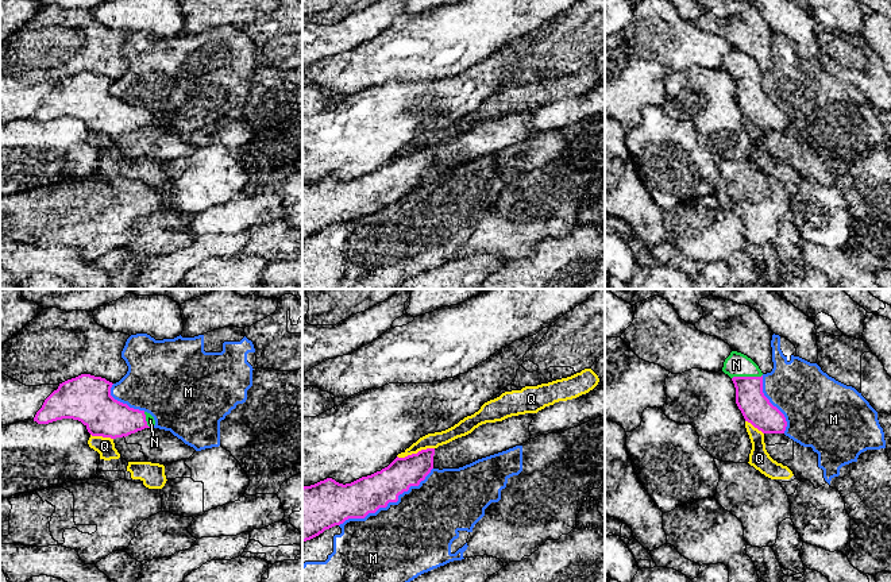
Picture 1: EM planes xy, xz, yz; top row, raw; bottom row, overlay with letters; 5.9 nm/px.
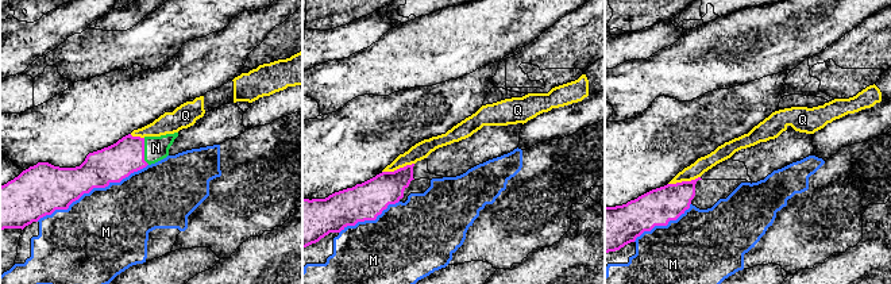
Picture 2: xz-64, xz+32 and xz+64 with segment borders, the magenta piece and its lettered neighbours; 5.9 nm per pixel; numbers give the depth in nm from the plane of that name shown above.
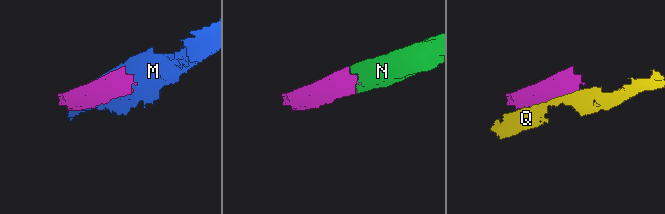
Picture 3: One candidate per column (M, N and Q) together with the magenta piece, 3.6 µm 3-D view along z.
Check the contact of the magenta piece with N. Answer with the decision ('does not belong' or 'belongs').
belongs

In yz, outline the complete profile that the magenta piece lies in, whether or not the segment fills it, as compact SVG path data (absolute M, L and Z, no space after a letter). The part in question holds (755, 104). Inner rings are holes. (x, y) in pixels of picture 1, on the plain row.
M732 49L725 57L722 69L736 85L736 101L745 119L763 131L784 131L784 112L763 90L763 70L747 53Z

